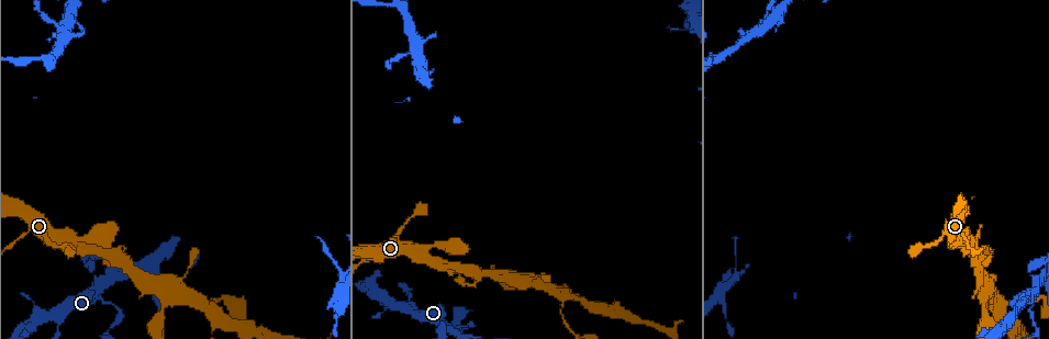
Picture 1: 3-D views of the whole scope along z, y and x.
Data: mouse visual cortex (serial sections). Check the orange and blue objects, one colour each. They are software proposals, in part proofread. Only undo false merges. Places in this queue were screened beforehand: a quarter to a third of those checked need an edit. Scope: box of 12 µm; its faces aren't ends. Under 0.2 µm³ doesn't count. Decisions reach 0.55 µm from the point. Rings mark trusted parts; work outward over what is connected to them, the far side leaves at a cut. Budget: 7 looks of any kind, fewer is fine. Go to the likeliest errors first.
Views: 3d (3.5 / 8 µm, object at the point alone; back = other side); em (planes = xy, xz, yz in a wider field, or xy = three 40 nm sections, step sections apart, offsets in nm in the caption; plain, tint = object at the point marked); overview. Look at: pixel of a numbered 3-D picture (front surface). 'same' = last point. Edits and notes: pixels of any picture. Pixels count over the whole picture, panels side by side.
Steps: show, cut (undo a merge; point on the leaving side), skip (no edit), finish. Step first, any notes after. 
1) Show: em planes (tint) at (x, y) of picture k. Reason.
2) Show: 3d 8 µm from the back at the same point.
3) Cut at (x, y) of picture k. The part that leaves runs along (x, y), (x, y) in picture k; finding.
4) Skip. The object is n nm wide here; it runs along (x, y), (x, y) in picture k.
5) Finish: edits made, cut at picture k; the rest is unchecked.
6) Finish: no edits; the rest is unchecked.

Show: 3d 3.5 µm at (404, 306) of picture 1. Two arms in line, one across.

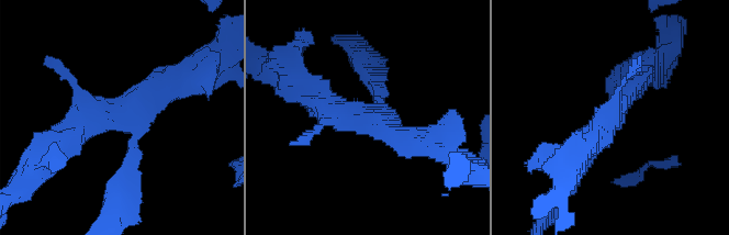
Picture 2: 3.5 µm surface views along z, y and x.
Show: em xy step 2 (tint) at (118, 116) of picture 2. Now the EM.

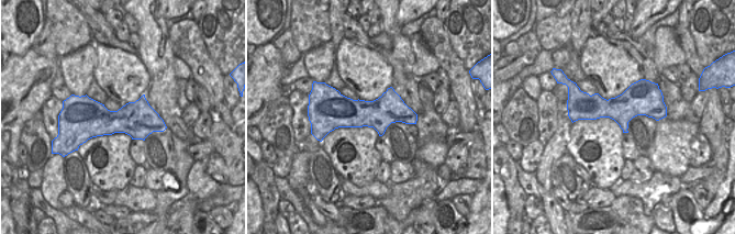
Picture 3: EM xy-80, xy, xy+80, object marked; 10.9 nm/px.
Skip. All the same cell.

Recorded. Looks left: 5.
Show: 3d 8 µm at (419, 251) of picture 1. Three arms meet.

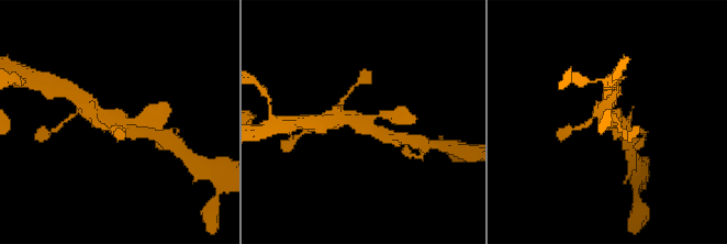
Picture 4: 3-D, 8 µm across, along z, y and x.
Show: em xy step 3 (tint) at (364, 122) of picture 4. 3 arms meet here; the arms are 250, 350, 400 nm wide.

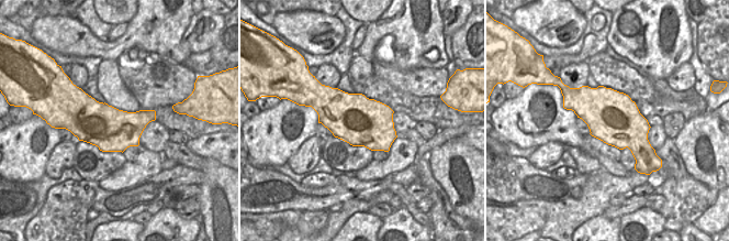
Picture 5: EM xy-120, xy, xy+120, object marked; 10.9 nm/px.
Skip. The object is 550 nm wide here; it runs along (91, 107), (112, 122), (144, 128) in picture 4; all the same cell.

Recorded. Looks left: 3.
Show: 3d 8 µm at (210, 307) of picture 1. Four or more arms meet.

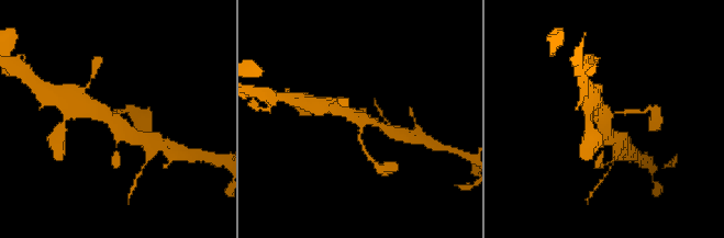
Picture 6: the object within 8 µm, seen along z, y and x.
Show: 3d 3.5 µm at (358, 118) of picture 6. Zoom in.

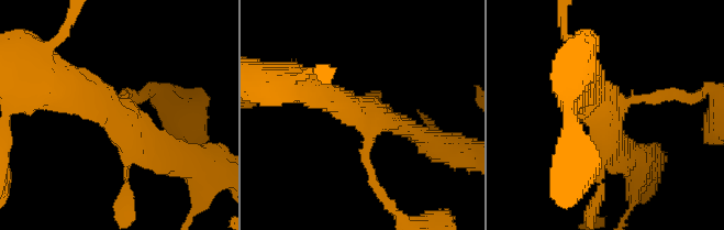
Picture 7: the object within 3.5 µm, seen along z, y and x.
Skip. The arms are 150, 150, 300, 400 nm wide; it runs along (58, 90), (170, 157) in picture 7; one cell here.

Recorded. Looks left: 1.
Finish: no edits; the rest is unchecked.

